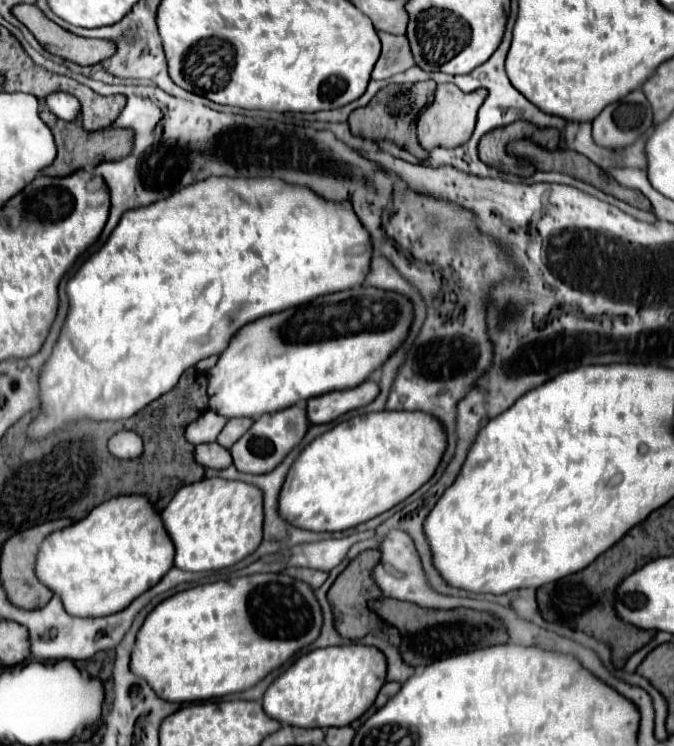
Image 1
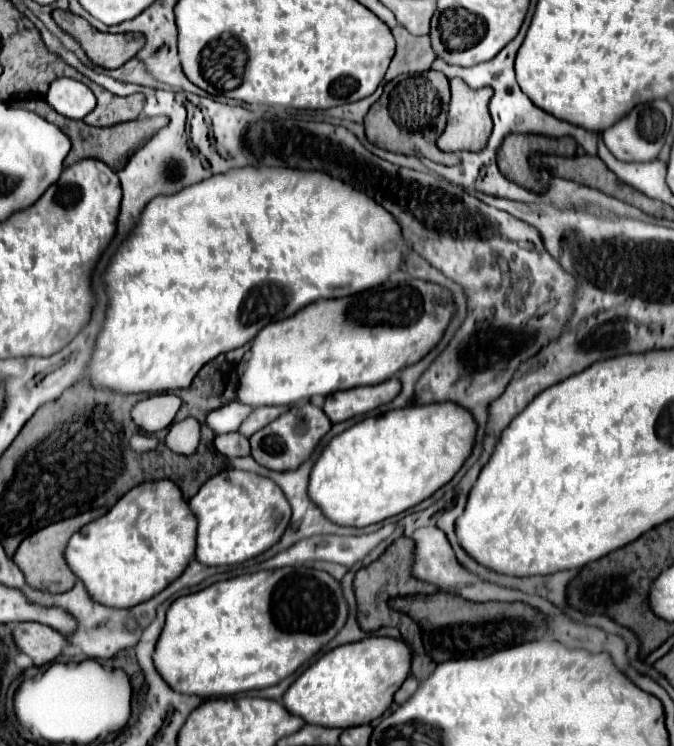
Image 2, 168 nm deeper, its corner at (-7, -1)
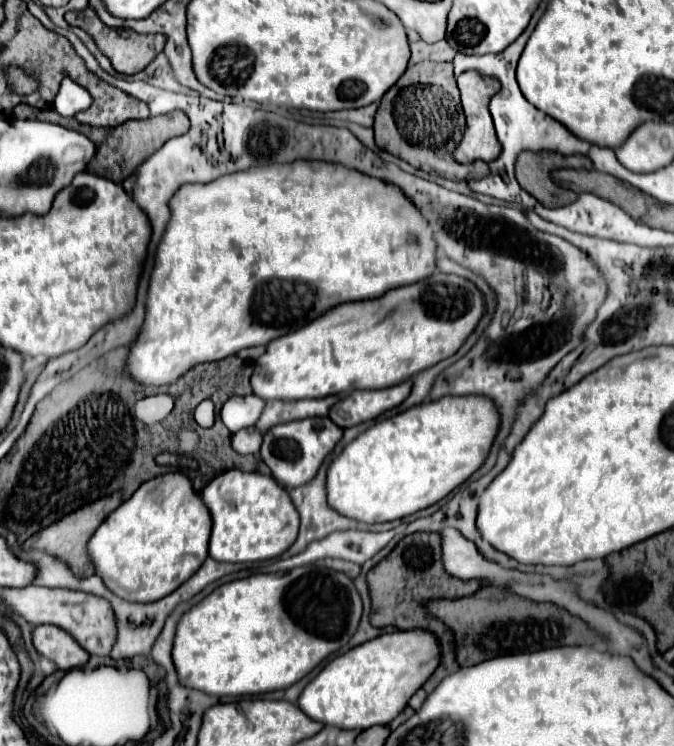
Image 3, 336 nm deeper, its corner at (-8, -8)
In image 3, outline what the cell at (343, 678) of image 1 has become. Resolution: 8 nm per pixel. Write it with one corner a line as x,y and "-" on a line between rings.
407,629
379,635
325,665
325,669
305,687
297,705
315,721
335,725
341,729
367,729
373,725
391,723
409,703
411,695
417,693
423,683
435,673
441,661
441,647
437,637
427,629

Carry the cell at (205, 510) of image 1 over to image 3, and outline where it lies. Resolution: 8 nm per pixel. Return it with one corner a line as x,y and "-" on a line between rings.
229,469
217,475
201,495
213,517
209,555
215,561
265,561
279,557
295,543
299,533
299,513
289,493
273,477

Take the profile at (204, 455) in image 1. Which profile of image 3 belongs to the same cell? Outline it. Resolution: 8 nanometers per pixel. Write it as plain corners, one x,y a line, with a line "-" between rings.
255,427
239,429
233,435
233,449
237,449
237,453
243,453
243,455
247,455
247,453
257,455
261,441
263,441
263,433
259,429
255,429

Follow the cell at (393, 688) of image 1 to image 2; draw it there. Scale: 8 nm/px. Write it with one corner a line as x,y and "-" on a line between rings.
408,676
408,678
404,680
404,684
400,686
400,690
394,694
394,702
396,702
396,704
404,704
404,702
416,692
416,688
418,688
418,680
412,678
412,676

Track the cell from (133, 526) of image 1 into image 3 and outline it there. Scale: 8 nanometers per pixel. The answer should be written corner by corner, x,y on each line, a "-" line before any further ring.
167,473
167,475
159,475
147,483
143,483
127,501
123,501
101,525
99,529
95,531
95,535
91,537
91,559
95,561
95,569
97,573
103,577
105,585
109,589
115,589
115,593
119,593
119,597
127,597
127,601
139,601
139,603
147,603
147,601
155,601
159,597
165,597
167,593
173,593
183,581
187,581
187,577
191,577
201,565
203,561
207,559
207,537
211,535
211,515
207,513
207,507
203,505
203,499
201,495
193,489
191,485
191,479
183,473

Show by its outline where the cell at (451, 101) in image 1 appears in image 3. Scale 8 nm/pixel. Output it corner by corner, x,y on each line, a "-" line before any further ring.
465,71
457,77
457,83
459,83
459,91
461,91
461,103
463,103
463,111
465,111
465,117
467,117
467,133
463,135
463,141
459,143
459,147
455,149
453,157
459,161
459,163
473,163
477,159
481,161
495,161
501,153
501,145
497,141
497,135
495,135
495,127
493,127
493,119
491,119
491,113
489,113
489,101
491,97
501,89
501,83
493,77
485,77
477,71

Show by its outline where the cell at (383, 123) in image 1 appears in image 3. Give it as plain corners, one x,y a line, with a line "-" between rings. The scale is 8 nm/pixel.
421,61
409,67
407,73
383,95
373,129
377,147
427,173
451,181
475,181
489,175
489,165
483,161
461,165
453,159
453,151
465,133
465,115
451,61

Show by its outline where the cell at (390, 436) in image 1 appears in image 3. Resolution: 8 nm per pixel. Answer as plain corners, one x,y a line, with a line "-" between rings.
447,395
379,421
331,463
329,505
363,523
385,523
417,513
449,495
485,463
499,425
499,409
485,395

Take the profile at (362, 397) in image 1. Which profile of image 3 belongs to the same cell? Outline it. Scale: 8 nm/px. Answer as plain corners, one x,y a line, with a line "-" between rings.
409,379
387,389
353,391
351,395
347,395
345,399
341,399
337,405
331,407
329,419
343,429
375,419
377,415
397,407
411,393
411,387
413,387
413,381

